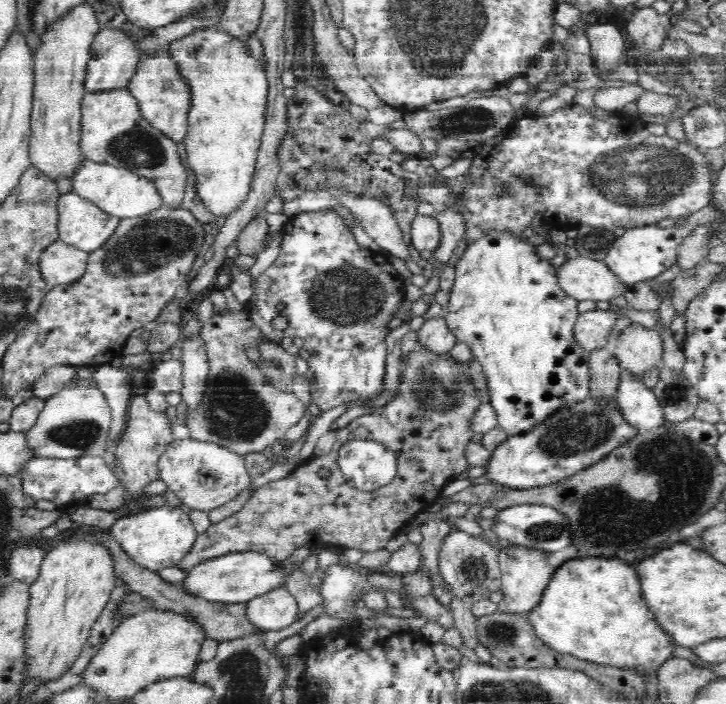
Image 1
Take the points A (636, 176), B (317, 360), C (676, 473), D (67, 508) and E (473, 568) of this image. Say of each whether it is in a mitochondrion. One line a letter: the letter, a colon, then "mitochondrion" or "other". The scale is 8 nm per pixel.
A: mitochondrion
B: other
C: mitochondrion
D: other
E: mitochondrion

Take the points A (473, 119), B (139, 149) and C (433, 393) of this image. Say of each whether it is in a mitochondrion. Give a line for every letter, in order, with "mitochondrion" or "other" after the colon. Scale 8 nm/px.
A: mitochondrion
B: mitochondrion
C: mitochondrion

